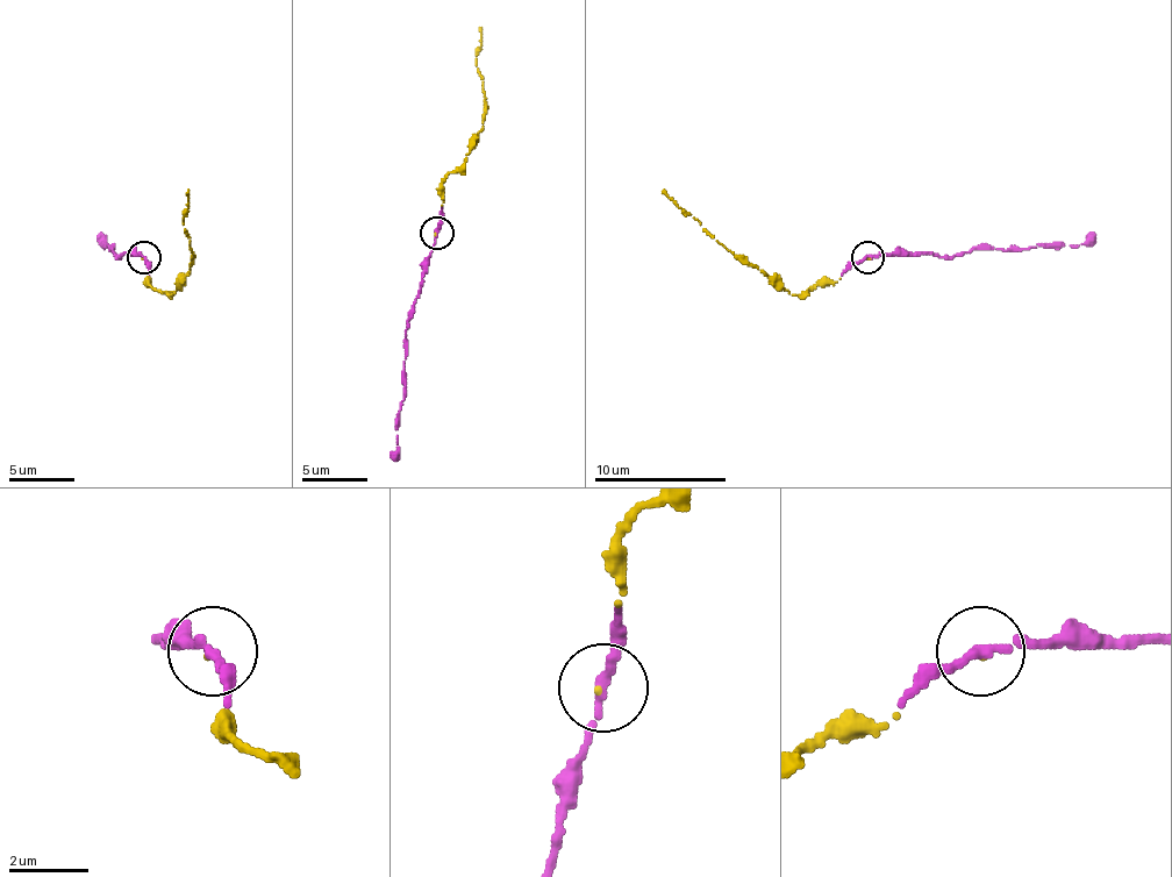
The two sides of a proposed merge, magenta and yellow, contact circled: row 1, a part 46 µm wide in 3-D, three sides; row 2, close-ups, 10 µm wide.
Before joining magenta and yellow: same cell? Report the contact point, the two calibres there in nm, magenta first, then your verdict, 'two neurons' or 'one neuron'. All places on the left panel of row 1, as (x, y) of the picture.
(143, 257) | 240/70 nm | one neuron

